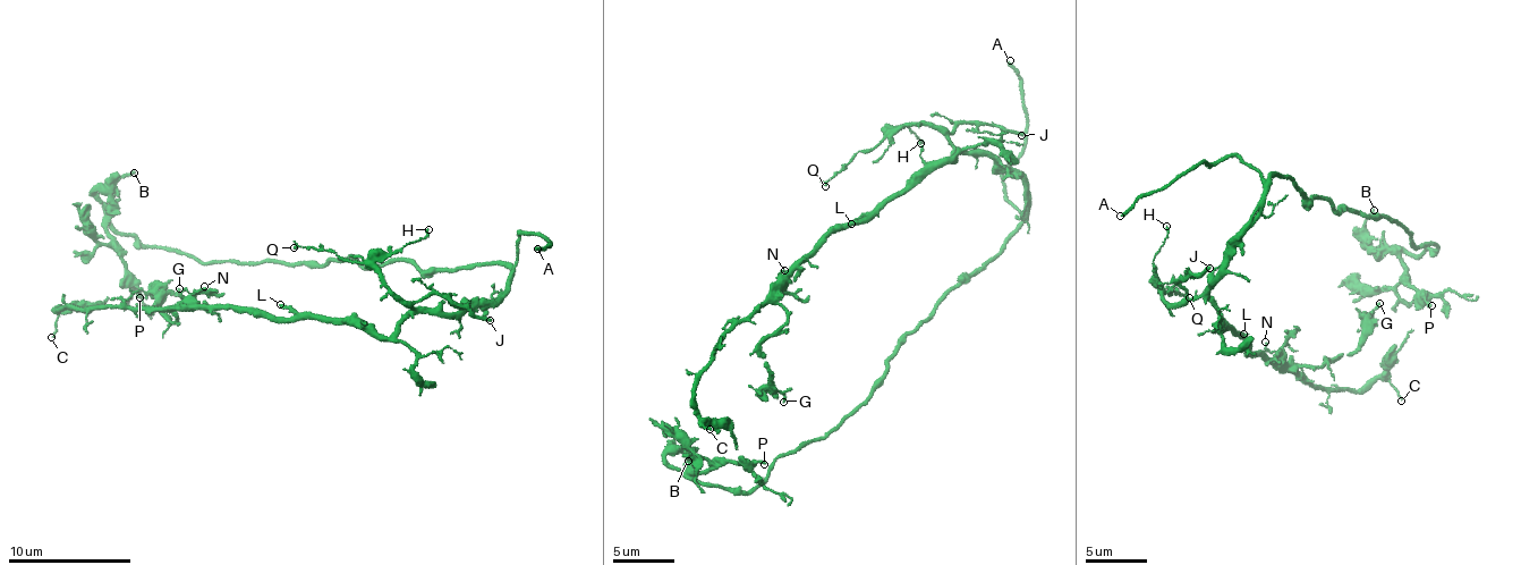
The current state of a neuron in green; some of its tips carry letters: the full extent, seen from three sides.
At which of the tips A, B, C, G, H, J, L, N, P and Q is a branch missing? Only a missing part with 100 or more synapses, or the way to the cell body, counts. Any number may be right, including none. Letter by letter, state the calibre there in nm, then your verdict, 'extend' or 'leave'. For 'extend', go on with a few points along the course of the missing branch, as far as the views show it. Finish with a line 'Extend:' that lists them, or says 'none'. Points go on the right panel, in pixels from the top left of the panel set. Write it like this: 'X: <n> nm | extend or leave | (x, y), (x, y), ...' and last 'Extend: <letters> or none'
A: 180 nm | extend
B: 160 nm | leave
C: 120 nm | leave
G: 110 nm | leave
H: 120 nm | leave
J: 200 nm | leave
L: 200 nm | leave
N: 140 nm | leave
P: 170 nm | leave
Q: 140 nm | leave
Extend: A

